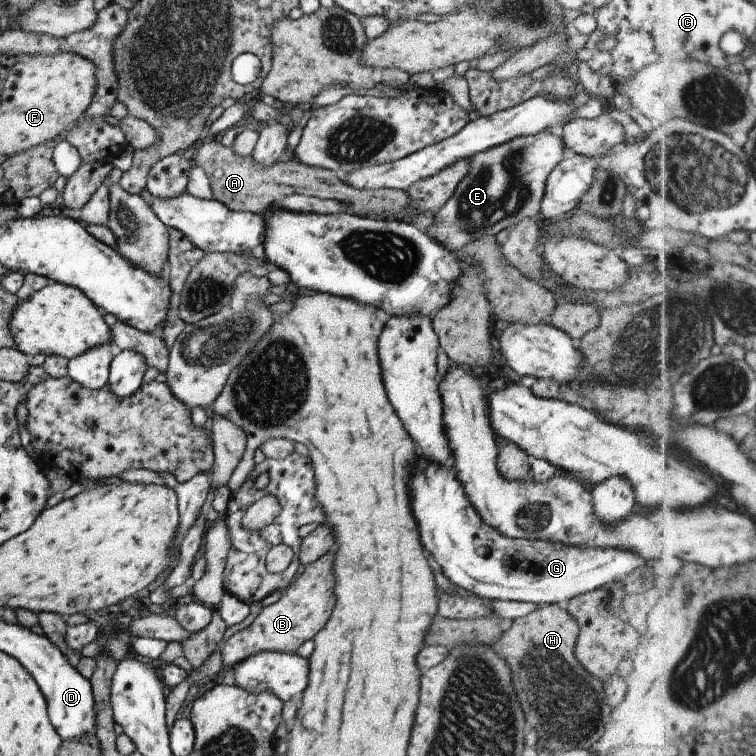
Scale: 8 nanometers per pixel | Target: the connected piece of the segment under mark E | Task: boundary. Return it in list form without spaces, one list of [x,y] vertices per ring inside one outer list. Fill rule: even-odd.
[[[544,130],[535,135],[513,138],[475,154],[470,172],[433,216],[426,234],[451,253],[459,255],[460,250],[472,241],[494,237],[507,226],[525,218],[535,219],[541,210],[548,175],[562,160],[565,150],[558,131]]]

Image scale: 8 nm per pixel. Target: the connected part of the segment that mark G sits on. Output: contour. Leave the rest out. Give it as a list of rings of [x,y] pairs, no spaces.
[[[422,456],[416,458],[416,466],[412,468],[408,490],[410,490],[412,514],[418,522],[422,544],[432,552],[434,560],[440,564],[442,574],[448,577],[454,587],[463,588],[468,594],[480,598],[534,602],[540,606],[566,602],[576,595],[592,592],[605,585],[609,586],[610,582],[619,580],[625,582],[630,576],[637,574],[638,569],[647,564],[642,557],[622,549],[575,547],[552,541],[511,539],[502,536],[496,529],[486,524],[476,512],[454,468],[445,468],[436,461],[428,462]]]

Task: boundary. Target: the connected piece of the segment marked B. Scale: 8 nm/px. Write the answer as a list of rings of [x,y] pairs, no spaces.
[[[324,522],[314,532],[305,536],[299,552],[299,561],[305,566],[304,572],[282,590],[280,600],[265,606],[247,628],[236,632],[224,642],[222,650],[223,671],[221,675],[224,671],[231,671],[235,664],[242,662],[245,658],[257,652],[280,651],[294,654],[300,646],[307,640],[313,639],[324,628],[330,618],[330,614],[332,614],[332,610],[334,610],[334,602],[336,602],[336,596],[334,596],[336,576],[334,576],[334,566],[332,566],[334,564],[334,554],[327,553],[332,548],[332,544],[334,544],[334,534],[332,534],[332,528],[330,528],[328,522]]]

